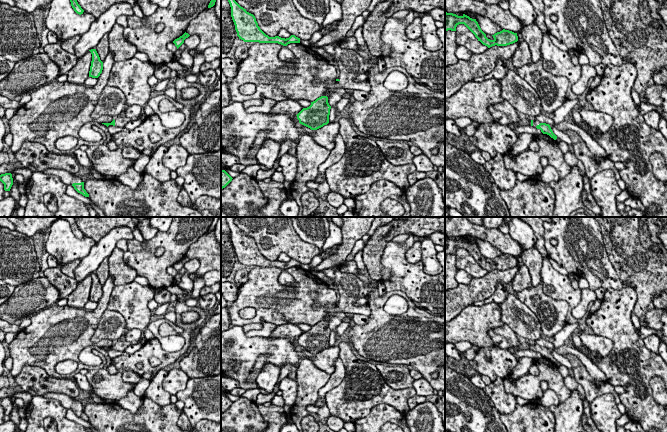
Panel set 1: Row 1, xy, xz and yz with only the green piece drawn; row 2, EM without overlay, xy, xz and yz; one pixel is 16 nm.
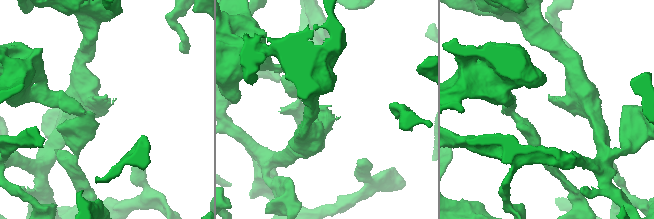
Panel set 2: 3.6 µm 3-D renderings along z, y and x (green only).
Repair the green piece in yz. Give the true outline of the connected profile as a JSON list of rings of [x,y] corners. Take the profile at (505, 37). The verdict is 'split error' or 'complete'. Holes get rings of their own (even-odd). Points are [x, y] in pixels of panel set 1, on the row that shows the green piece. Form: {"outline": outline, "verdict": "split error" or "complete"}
{"outline": [[[445,11],[445,32],[448,30],[456,31],[456,27],[459,24],[464,24],[475,35],[478,41],[480,41],[488,48],[495,45],[507,46],[518,41],[517,33],[505,29],[492,35],[494,39],[490,40],[481,30],[476,19],[472,19],[465,14],[463,14],[462,16],[458,16],[456,14],[447,13]]], "verdict": "complete"}

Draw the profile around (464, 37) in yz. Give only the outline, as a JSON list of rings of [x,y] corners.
[[[459,24],[456,27],[456,44],[466,47],[472,54],[480,54],[488,49],[464,24]]]

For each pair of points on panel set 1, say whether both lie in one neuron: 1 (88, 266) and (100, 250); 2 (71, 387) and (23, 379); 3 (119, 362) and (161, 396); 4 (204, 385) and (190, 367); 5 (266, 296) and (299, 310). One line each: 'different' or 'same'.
1: same
2: same
3: different
4: different
5: same

